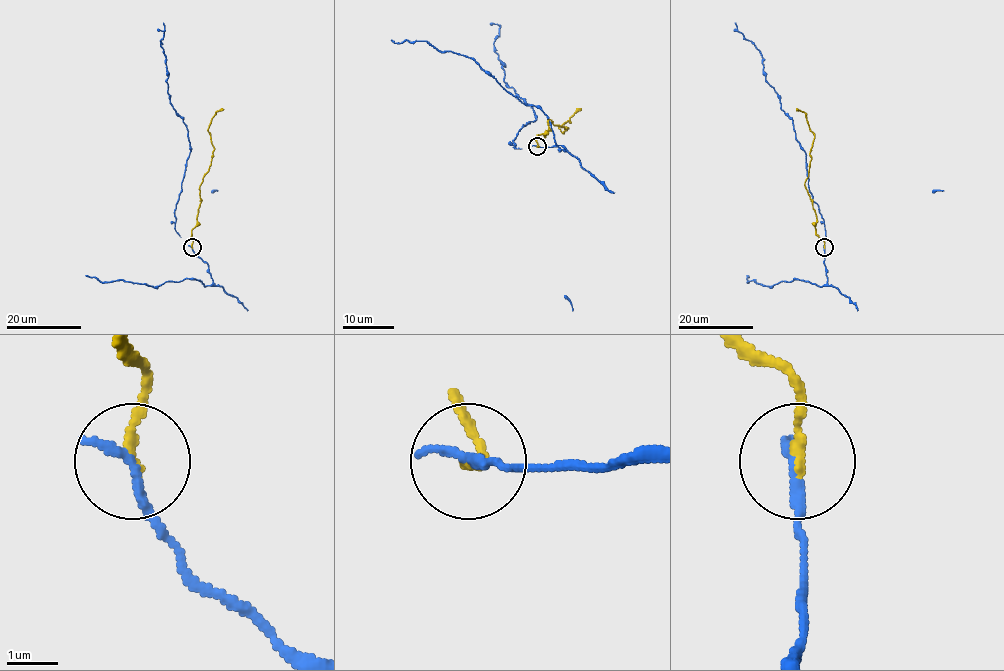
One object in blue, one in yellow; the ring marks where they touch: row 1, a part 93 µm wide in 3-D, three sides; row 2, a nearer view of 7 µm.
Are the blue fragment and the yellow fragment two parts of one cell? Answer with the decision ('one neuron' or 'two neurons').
two neurons

